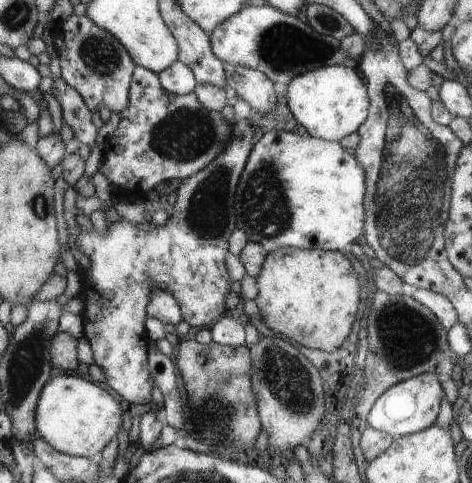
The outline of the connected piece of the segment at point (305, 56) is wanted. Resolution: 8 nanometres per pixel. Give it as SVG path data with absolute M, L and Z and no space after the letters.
M270 5L248 6L233 14L228 20L218 25L216 29L209 33L210 44L213 47L213 53L225 64L236 64L236 66L245 66L259 70L265 74L273 83L288 84L295 76L305 72L316 70L324 66L342 65L346 60L350 60L348 54L340 48L341 42L322 36L304 21L300 16L284 14L277 7Z

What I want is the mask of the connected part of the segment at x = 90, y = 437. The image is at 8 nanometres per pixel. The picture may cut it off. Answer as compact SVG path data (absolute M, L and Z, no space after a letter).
M60 374L42 388L34 410L38 438L58 452L98 460L104 446L116 438L122 426L122 406L106 388L74 374Z

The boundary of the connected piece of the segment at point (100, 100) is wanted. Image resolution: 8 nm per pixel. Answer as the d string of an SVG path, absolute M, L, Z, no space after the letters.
M72 13L66 20L54 24L53 30L55 50L60 59L61 77L74 87L74 90L81 93L92 113L99 112L102 105L110 112L118 114L126 110L137 63L133 61L125 46L122 46L110 31L102 30L101 26L92 22L86 15L77 16Z

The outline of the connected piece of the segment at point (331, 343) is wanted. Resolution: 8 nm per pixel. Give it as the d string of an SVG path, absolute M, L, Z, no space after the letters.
M278 248L266 255L256 283L258 317L282 338L290 338L306 348L332 352L350 336L360 304L360 282L344 253Z

